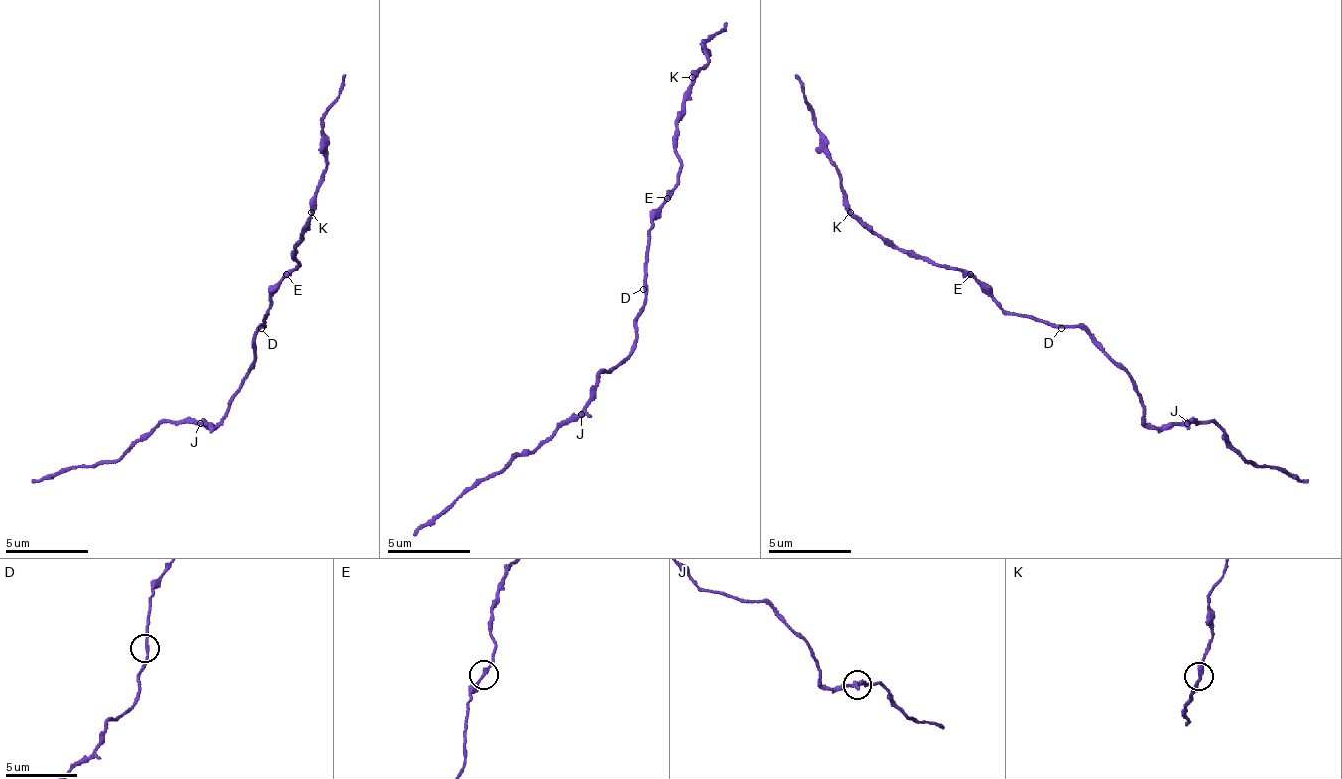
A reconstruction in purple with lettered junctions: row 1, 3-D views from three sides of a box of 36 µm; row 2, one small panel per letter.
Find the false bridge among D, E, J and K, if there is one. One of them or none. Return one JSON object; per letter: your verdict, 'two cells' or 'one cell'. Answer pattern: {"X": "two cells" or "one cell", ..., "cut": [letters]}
{"D": "one cell", "E": "one cell", "J": "one cell", "K": "one cell", "cut": []}

